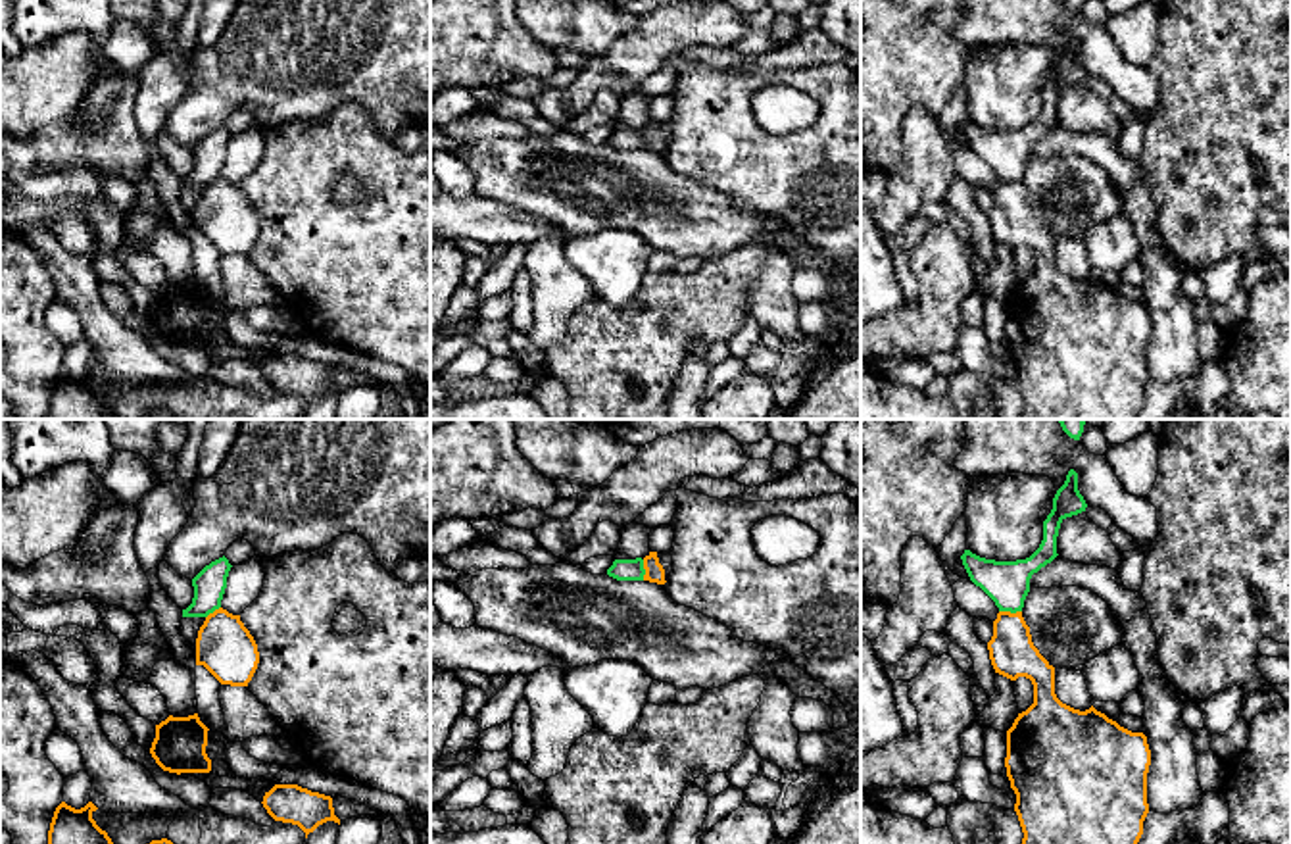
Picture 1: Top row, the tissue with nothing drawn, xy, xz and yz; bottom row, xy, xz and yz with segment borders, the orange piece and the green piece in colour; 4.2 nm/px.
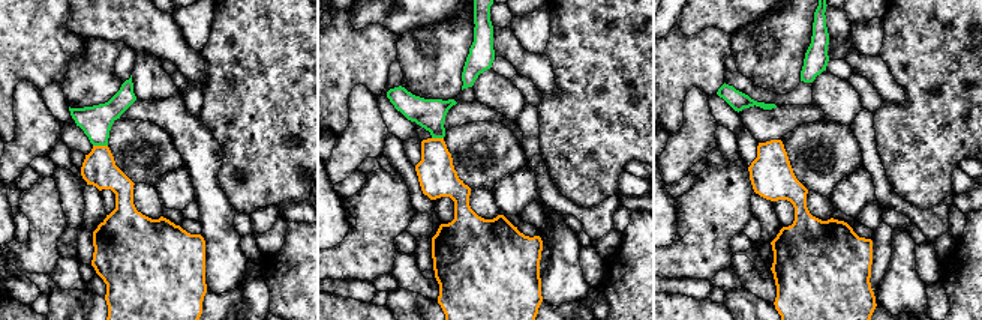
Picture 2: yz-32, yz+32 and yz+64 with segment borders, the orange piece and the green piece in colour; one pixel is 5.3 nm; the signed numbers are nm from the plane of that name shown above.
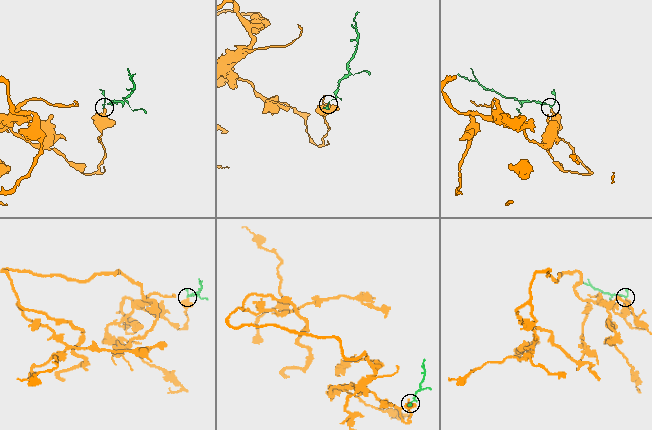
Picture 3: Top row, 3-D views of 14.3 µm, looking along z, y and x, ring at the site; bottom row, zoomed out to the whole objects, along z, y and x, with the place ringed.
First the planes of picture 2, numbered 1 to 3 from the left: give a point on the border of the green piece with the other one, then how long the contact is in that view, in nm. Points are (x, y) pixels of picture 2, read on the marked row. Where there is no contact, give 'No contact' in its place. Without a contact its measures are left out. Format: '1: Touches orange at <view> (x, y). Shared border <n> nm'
1: Touches orange at yz-32 (101, 146). Shared border 80 nm
2: Touches orange at yz+32 (438, 138). Shared border 60 nm
3: No contact

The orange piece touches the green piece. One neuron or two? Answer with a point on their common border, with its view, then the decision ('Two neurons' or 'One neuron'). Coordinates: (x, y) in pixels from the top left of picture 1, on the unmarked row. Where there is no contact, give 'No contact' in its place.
Touches orange at yz (1009, 181). Two neurons

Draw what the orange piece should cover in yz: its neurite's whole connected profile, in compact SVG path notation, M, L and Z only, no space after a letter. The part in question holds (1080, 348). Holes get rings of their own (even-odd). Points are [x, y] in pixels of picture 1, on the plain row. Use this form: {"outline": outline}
{"outline": "M1022 181L997 183L987 219L995 242L1011 250L1026 246L1034 254L1034 273L1018 283L1007 300L1005 336L1011 358L1016 363L1014 381L1024 402L1018 419L1135 419L1149 383L1147 342L1151 319L1147 306L1120 296L1093 275L1080 281L1062 273L1055 263L1055 236L1034 215Z"}

